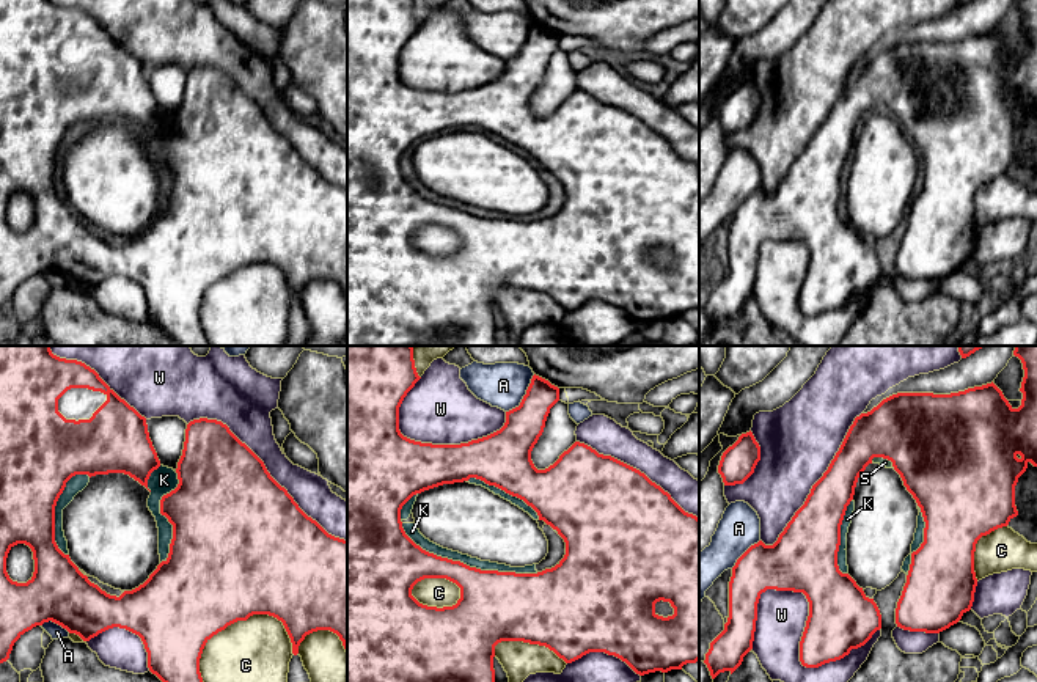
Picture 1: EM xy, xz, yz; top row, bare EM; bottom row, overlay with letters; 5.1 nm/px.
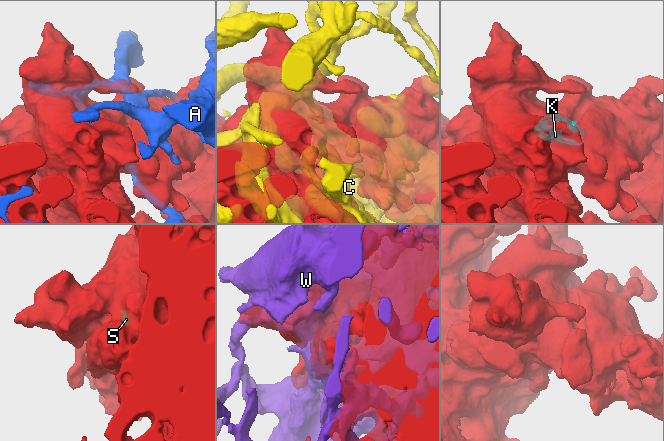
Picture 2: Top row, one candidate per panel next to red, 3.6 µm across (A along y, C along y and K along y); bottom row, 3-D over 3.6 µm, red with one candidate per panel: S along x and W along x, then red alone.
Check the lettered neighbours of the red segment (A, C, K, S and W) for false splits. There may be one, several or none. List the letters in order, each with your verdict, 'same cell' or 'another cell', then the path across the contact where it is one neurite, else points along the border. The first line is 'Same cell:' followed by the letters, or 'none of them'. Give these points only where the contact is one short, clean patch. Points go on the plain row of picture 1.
Same cell: none of them
A: another cell
C: another cell
K: another cell
S: another cell
W: another cell

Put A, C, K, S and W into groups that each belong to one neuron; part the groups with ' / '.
A / C / K S / W

